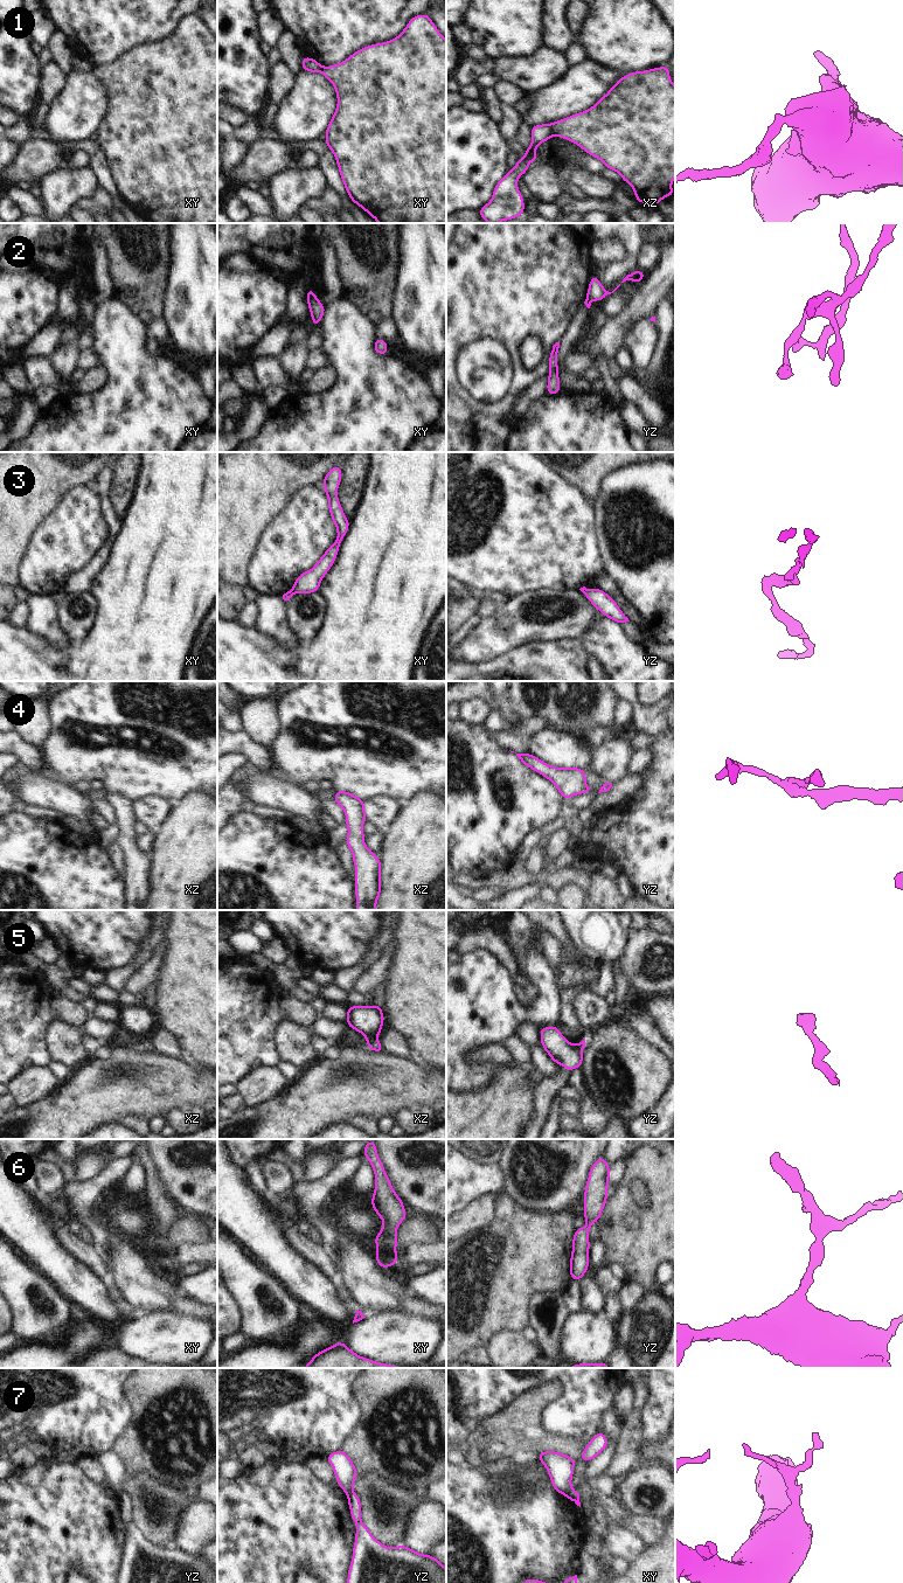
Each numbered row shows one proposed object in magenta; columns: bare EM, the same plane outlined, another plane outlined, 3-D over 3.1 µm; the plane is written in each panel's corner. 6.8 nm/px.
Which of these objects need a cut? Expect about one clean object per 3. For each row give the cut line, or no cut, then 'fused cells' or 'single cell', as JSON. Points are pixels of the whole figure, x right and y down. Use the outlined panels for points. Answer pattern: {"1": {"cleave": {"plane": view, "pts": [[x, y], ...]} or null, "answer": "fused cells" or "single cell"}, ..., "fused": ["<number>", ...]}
{"1": {"cleave": {"plane": "xz", "pts": [[549, 125], [553, 133]]}, "answer": "fused cells"}, "2": {"cleave": {"plane": "xy", "pts": [[314, 296], [307, 299]]}, "answer": "fused cells"}, "3": {"cleave": {"plane": "xy", "pts": [[291, 590], [294, 592]]}, "answer": "fused cells"}, "4": {"cleave": null, "answer": "single cell"}, "5": {"cleave": null, "answer": "single cell"}, "6": {"cleave": null, "answer": "single cell"}, "7": {"cleave": {"plane": "xy", "pts": [[571, 1488], [565, 1494]]}, "answer": "fused cells"}, "fused": ["1", "2", "3", "7"]}

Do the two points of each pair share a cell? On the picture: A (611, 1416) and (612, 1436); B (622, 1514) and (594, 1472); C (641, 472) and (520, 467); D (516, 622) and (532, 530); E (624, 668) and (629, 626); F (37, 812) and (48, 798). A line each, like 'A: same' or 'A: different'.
A: same
B: different
C: different
D: different
E: different
F: different

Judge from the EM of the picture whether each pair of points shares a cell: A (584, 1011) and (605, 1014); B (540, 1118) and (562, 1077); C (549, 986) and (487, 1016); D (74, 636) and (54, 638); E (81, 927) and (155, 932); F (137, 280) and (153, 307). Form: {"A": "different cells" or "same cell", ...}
{"A": "same cell", "B": "same cell", "C": "same cell", "D": "different cells", "E": "different cells", "F": "same cell"}

